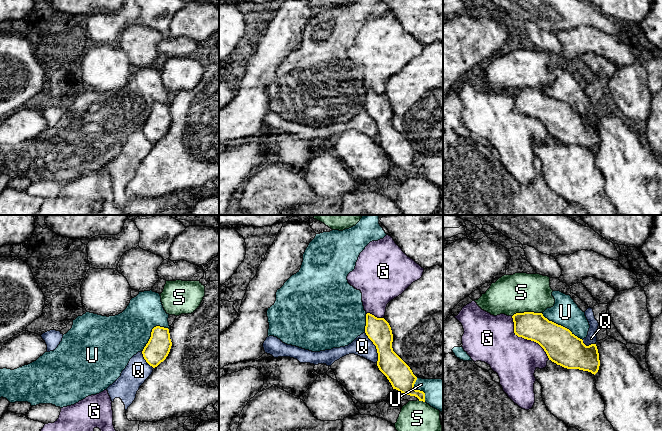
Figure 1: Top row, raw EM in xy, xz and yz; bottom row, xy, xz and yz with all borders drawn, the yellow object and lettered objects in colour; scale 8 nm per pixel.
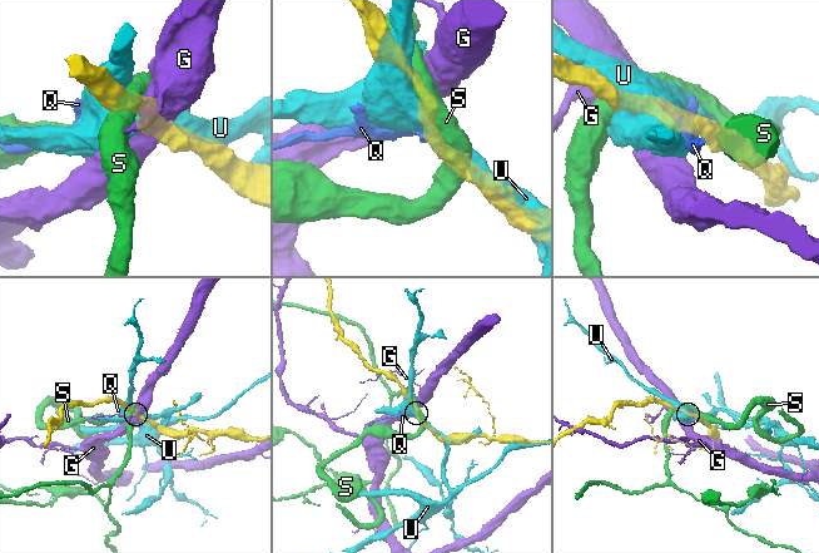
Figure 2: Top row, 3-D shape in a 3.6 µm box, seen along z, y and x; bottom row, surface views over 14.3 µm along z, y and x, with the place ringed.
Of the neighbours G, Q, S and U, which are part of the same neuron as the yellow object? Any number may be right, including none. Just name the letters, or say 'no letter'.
no letter

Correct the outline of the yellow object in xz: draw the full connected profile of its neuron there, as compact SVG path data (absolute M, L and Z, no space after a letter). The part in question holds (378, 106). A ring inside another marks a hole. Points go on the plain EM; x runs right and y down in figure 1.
M366 90L365 109L376 122L378 129L377 142L387 153L393 165L415 172L425 178L425 169L414 164L417 153L410 143L393 127L393 110L389 99L384 94Z

